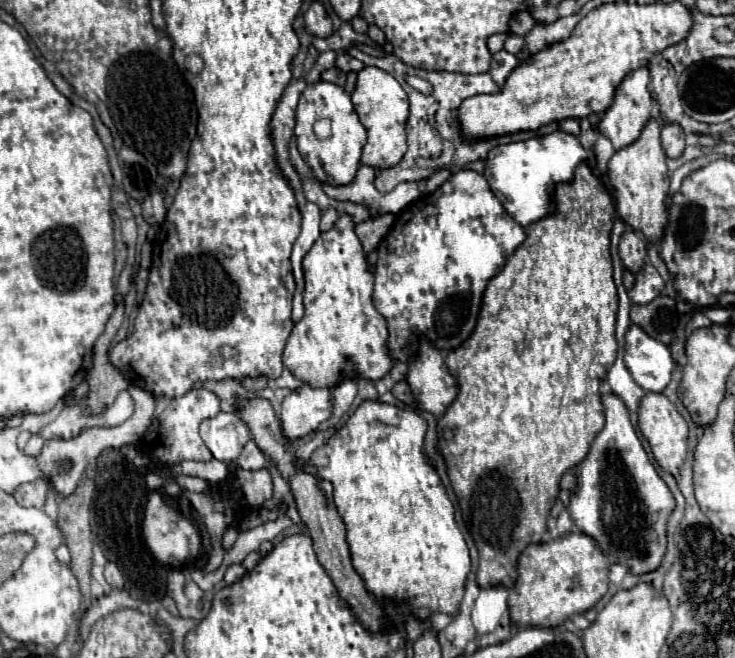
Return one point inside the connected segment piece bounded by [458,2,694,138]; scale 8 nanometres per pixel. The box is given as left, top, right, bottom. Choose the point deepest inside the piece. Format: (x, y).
(578, 76)

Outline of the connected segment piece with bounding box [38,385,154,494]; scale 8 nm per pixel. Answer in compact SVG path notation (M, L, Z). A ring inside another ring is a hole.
M132 385L128 386L128 392L132 398L136 398L136 410L124 424L114 426L114 428L102 428L102 426L84 428L78 436L70 440L46 440L44 442L44 448L38 456L38 466L60 494L70 494L78 486L88 466L96 463L97 456L104 448L122 448L126 444L136 444L148 432L150 422L154 418L154 396L148 390Z

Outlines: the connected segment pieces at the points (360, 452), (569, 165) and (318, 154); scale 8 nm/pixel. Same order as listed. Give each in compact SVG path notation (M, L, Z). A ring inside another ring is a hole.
M364 400L348 422L312 456L318 476L334 486L334 504L346 524L352 564L364 578L368 592L374 596L408 600L418 618L428 618L432 612L454 616L464 598L470 572L470 554L456 526L454 506L446 496L440 476L424 454L426 430L426 420L414 410L384 404L380 400Z
M550 132L524 142L510 142L494 146L488 152L484 178L488 180L494 196L502 202L504 210L522 226L538 222L554 210L552 190L558 182L570 182L578 162L588 158L586 150L576 136L566 132Z
M316 82L308 86L300 96L294 132L296 132L298 152L304 158L304 162L310 166L310 170L314 172L316 180L330 186L344 186L352 182L360 166L360 152L366 142L366 130L356 116L350 94L346 94L344 88L330 82ZM322 118L328 118L332 122L330 138L318 138L314 134L314 122Z

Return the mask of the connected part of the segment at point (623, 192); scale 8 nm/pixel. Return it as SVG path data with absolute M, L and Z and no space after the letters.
M652 118L644 126L644 134L632 144L618 150L608 162L608 184L616 198L618 216L632 226L636 232L644 234L650 244L658 244L664 236L668 224L668 166L666 154L660 144L660 122Z

